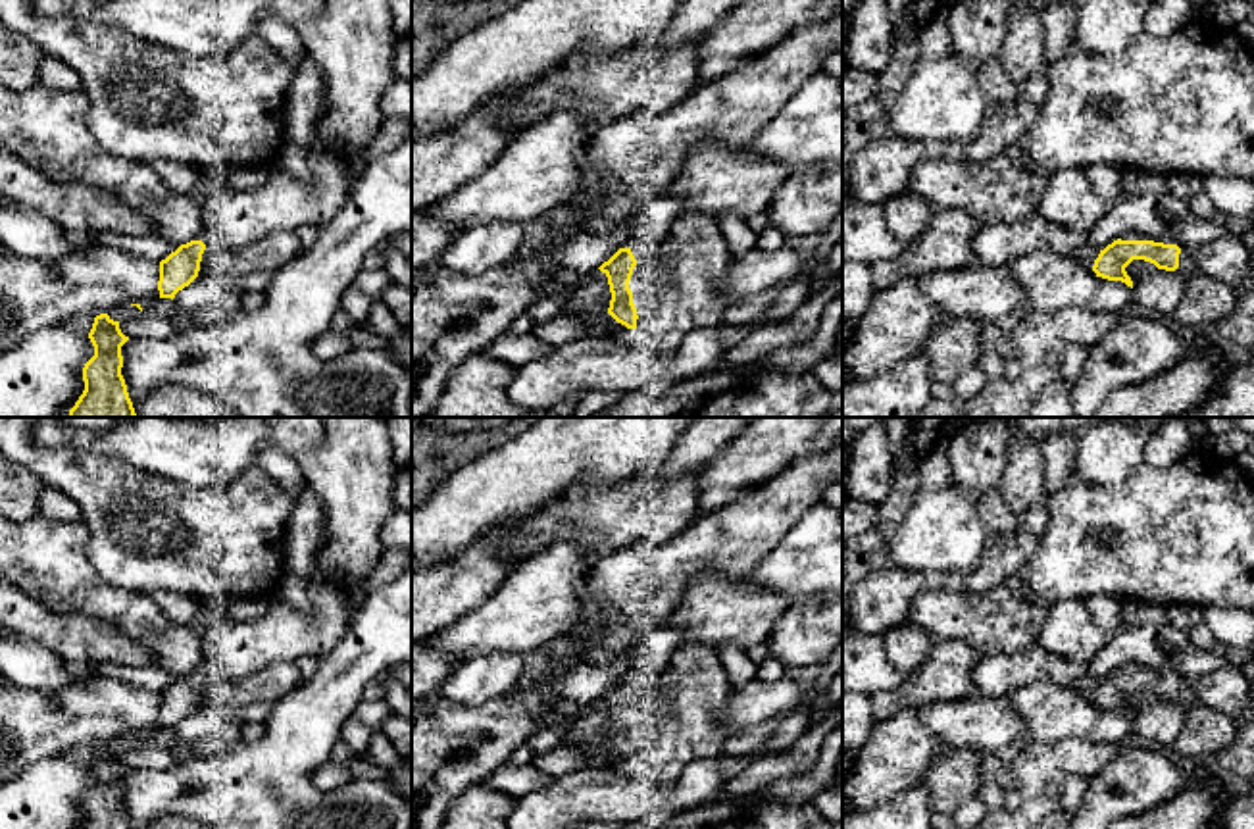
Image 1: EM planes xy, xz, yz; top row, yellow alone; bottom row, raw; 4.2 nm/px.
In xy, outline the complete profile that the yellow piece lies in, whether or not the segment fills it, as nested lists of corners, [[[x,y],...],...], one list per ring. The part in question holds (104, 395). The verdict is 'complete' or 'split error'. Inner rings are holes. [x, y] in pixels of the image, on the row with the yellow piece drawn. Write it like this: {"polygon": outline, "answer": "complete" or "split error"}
{"polygon": [[[108,314],[94,317],[88,339],[94,356],[83,367],[85,390],[69,417],[137,417],[121,375],[121,346],[129,340]]], "answer": "complete"}

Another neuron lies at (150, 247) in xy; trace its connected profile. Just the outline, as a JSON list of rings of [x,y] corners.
[[[106,231],[100,233],[96,240],[104,246],[123,248],[127,252],[140,254],[156,262],[165,260],[171,252],[179,248],[177,244],[156,235],[121,235]]]

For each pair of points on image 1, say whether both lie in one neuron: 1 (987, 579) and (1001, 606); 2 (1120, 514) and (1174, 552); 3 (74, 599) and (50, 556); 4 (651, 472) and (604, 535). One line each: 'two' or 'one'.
1: two
2: one
3: one
4: two

